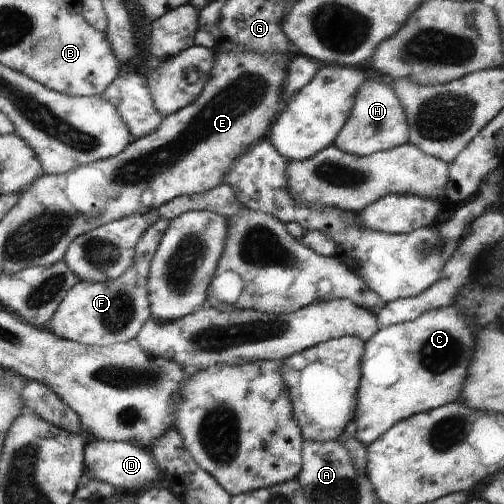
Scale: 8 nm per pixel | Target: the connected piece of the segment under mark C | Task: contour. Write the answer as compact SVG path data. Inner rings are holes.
M458 304L424 312L411 322L379 329L364 346L360 386L357 392L358 404L356 404L356 416L353 418L358 427L356 440L370 446L394 424L410 416L459 401L478 334L473 315L468 310L460 308Z

